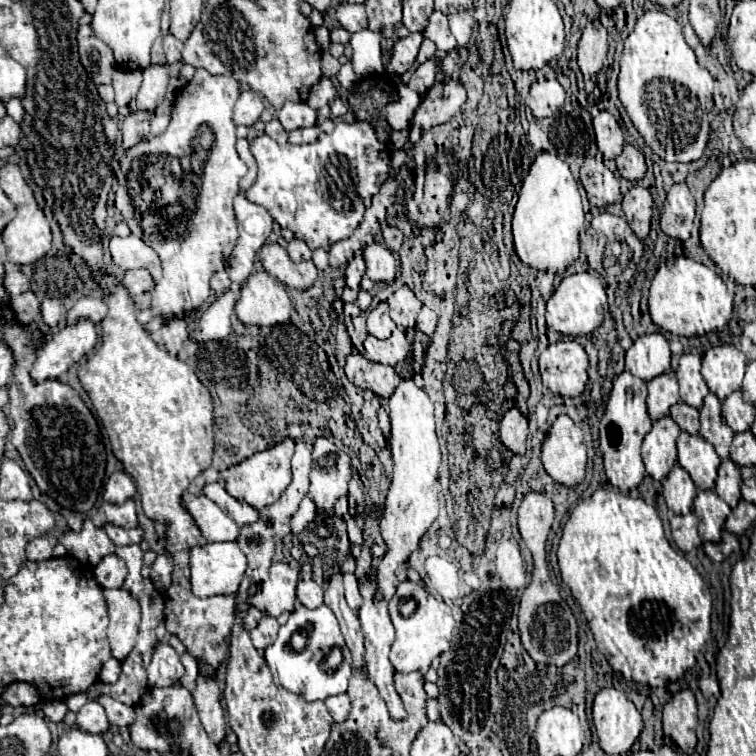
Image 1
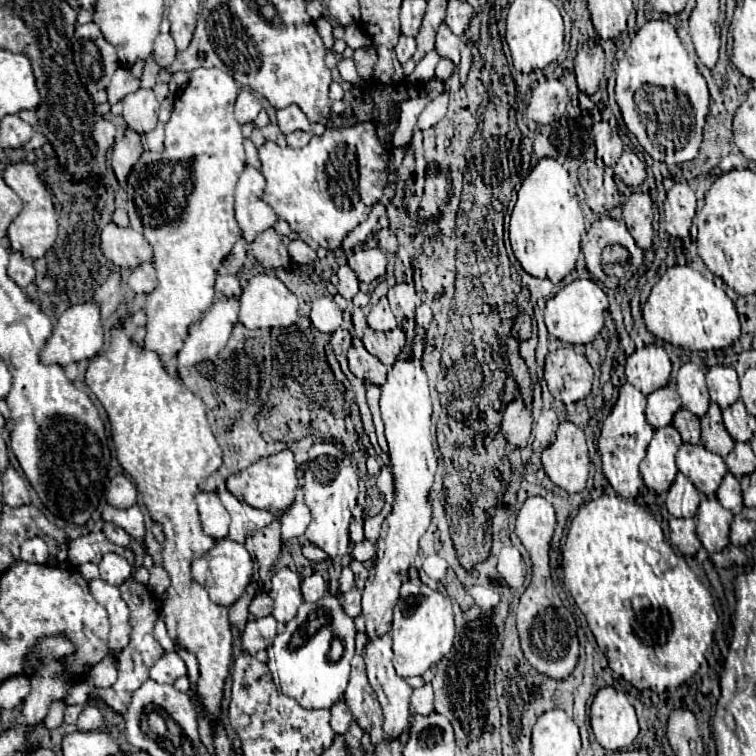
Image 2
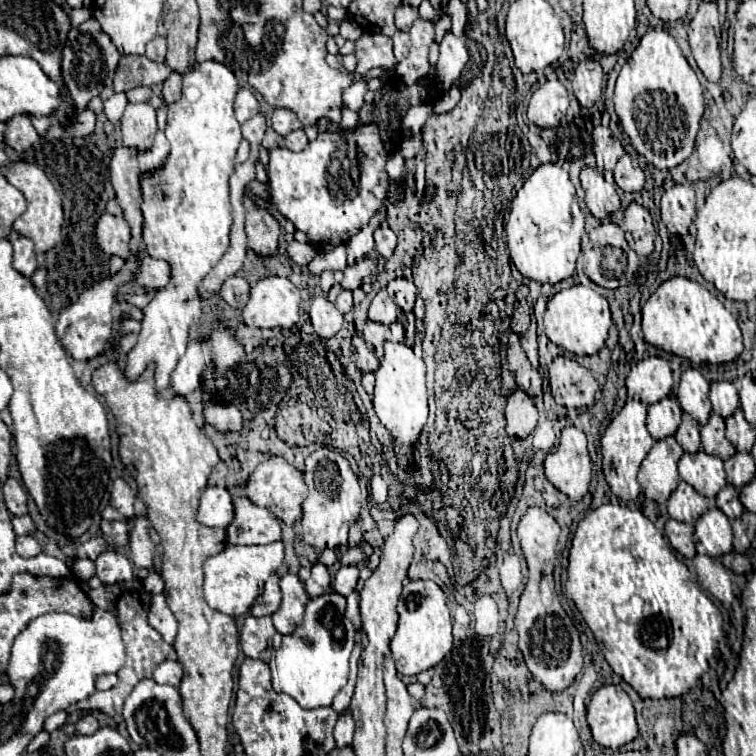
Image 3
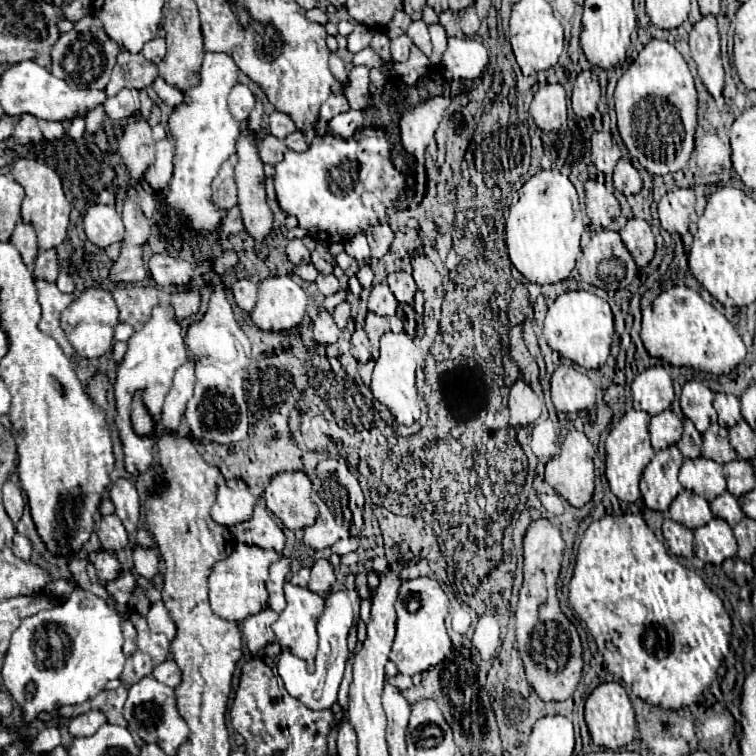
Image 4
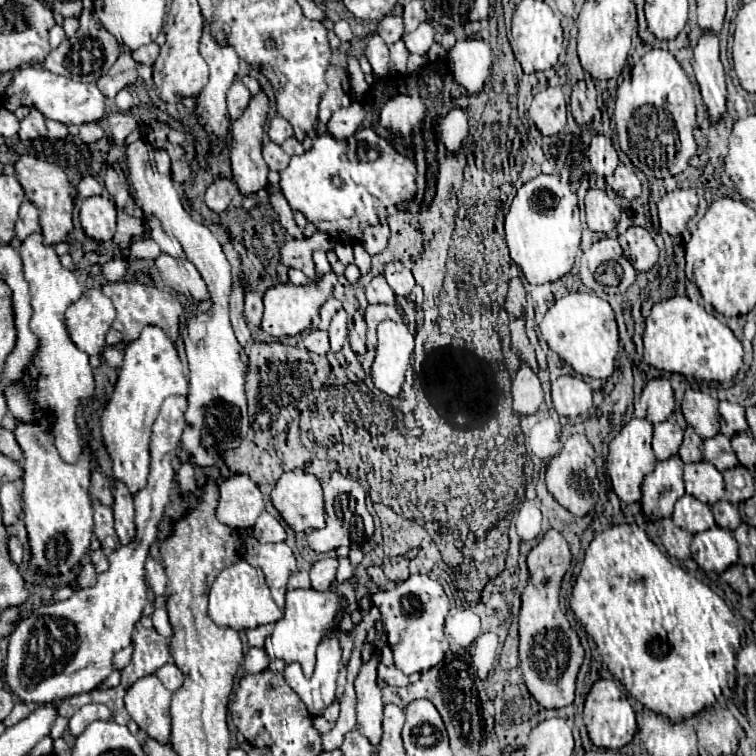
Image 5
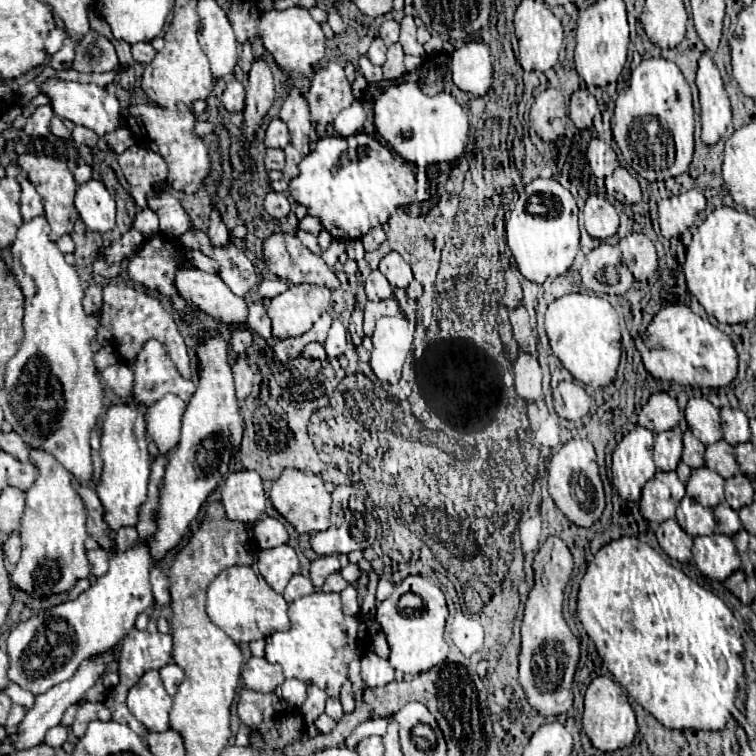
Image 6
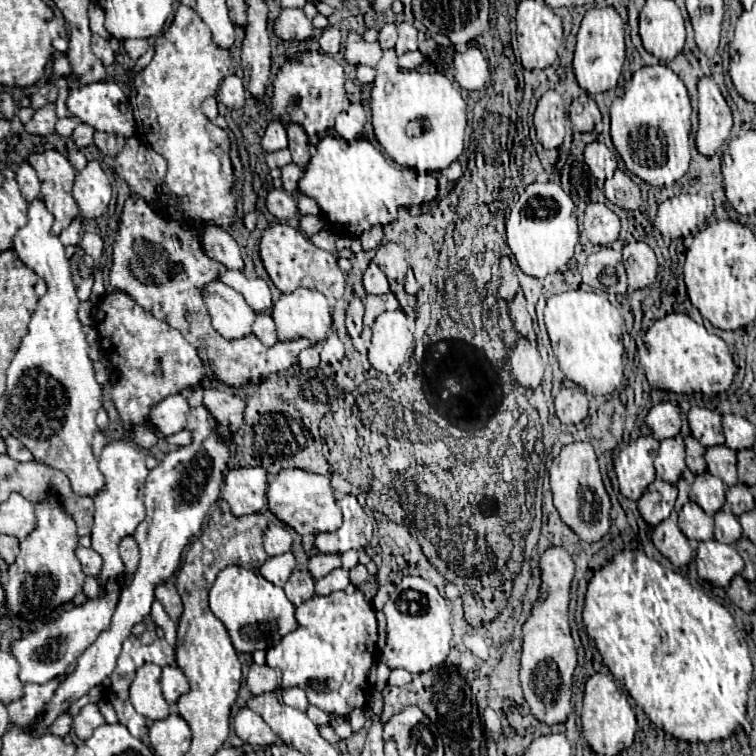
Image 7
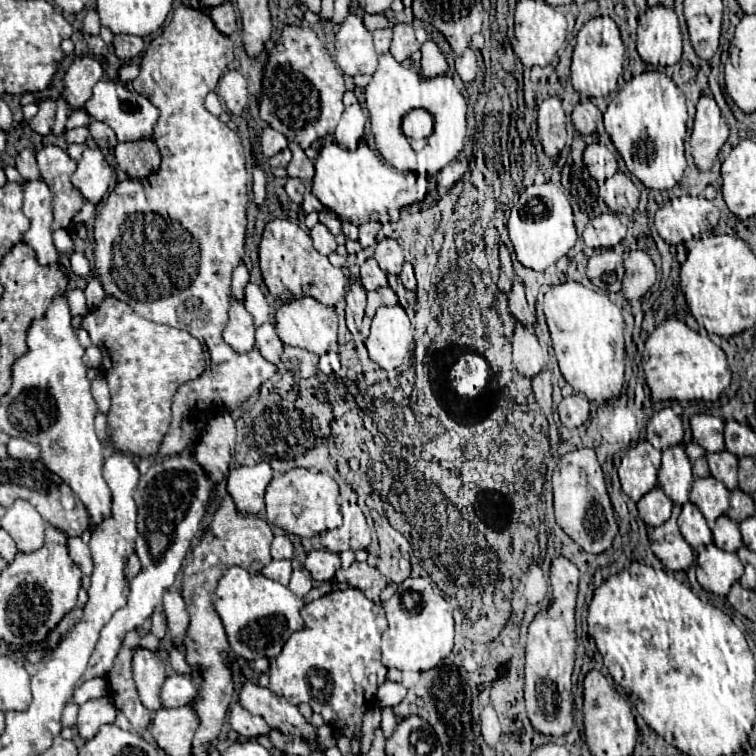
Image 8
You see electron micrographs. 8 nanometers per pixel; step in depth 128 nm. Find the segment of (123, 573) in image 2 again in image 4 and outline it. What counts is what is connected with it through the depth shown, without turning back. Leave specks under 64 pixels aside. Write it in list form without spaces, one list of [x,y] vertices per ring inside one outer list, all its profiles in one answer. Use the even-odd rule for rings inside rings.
[[[100,550],[94,560],[94,568],[96,568],[100,580],[110,582],[110,580],[114,580],[114,576],[118,576],[118,572],[122,572],[122,562],[116,558],[114,552]]]

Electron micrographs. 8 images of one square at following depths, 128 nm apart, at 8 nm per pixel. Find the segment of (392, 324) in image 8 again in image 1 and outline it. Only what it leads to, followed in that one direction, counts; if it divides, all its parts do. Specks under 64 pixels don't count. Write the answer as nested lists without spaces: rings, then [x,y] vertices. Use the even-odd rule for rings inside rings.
[[[402,380],[396,392],[388,398],[390,408],[390,450],[394,460],[392,484],[386,496],[386,508],[380,522],[382,538],[388,546],[386,556],[382,558],[376,570],[378,594],[390,600],[396,592],[394,570],[408,560],[408,556],[418,548],[418,540],[438,518],[438,464],[440,464],[440,446],[434,428],[434,406],[428,394],[416,386],[414,380]]]

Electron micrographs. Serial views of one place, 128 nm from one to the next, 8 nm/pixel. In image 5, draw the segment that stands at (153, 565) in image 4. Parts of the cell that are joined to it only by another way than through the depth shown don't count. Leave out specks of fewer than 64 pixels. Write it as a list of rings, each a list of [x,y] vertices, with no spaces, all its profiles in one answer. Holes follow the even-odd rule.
[[[152,556],[146,558],[146,580],[148,580],[148,586],[154,590],[154,594],[164,594],[166,592],[166,584],[168,584],[168,578],[166,578],[166,572],[162,568],[162,564],[158,560],[154,560]]]

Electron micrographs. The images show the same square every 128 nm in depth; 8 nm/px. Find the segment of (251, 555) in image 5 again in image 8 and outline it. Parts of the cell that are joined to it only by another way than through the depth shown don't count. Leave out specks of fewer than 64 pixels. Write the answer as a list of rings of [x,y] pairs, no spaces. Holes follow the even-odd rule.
[[[272,560],[268,566],[264,566],[262,574],[266,578],[272,578],[272,580],[276,580],[276,582],[280,582],[280,584],[286,586],[288,580],[290,580],[290,574],[292,574],[290,560]]]

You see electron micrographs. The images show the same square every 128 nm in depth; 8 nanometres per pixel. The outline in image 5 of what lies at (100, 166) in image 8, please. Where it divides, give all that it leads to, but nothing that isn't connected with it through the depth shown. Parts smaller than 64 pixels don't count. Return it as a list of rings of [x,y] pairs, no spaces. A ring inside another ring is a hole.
[[[92,196],[82,200],[80,222],[88,238],[96,242],[110,242],[116,232],[116,206],[104,196]]]

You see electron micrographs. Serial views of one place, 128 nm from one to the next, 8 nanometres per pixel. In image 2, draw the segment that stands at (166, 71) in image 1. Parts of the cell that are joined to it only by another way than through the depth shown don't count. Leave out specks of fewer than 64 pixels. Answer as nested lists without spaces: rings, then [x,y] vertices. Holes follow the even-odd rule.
[[[140,88],[138,92],[128,94],[122,100],[122,106],[124,106],[122,116],[124,116],[126,124],[130,128],[134,128],[136,132],[146,134],[156,128],[160,104],[158,104],[152,88]]]

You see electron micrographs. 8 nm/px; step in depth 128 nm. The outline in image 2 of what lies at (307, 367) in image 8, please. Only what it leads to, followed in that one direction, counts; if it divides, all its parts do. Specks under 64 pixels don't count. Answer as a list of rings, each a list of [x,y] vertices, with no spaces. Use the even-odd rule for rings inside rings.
[[[332,296],[318,298],[312,302],[312,312],[310,312],[312,324],[326,334],[332,334],[340,324],[342,324],[342,310],[334,302]]]

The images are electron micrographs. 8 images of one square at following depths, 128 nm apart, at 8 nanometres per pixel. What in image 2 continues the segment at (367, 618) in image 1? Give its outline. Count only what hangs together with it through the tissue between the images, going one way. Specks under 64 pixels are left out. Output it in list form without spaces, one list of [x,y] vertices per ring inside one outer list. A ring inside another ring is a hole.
[[[386,632],[386,636],[374,638],[366,644],[366,668],[368,668],[368,680],[378,694],[378,700],[382,704],[384,712],[384,734],[386,738],[398,738],[408,728],[408,716],[410,716],[410,696],[412,688],[396,674],[392,666],[392,632]]]

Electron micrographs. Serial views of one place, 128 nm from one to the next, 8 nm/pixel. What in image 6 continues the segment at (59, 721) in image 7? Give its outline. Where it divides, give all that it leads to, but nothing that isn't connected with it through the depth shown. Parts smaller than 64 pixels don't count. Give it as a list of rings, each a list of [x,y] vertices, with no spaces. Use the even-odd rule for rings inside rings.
[[[54,726],[46,732],[46,738],[44,738],[44,744],[50,744],[52,748],[58,748],[66,742],[66,728],[64,726]]]

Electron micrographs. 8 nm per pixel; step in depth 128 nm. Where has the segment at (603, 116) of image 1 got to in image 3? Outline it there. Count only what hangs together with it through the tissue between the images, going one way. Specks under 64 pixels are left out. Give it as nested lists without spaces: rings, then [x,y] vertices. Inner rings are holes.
[[[596,126],[592,132],[592,138],[594,138],[594,154],[596,154],[598,168],[612,170],[614,164],[618,162],[618,158],[624,156],[620,140],[614,138],[610,128],[606,128],[606,126]]]

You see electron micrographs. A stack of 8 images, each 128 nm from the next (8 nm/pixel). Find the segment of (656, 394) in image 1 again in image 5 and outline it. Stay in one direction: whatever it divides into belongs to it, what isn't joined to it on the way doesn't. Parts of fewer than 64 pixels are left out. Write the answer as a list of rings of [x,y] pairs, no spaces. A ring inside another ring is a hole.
[[[664,420],[662,424],[654,424],[652,448],[658,460],[666,460],[678,454],[680,444],[682,444],[682,428],[674,420]]]

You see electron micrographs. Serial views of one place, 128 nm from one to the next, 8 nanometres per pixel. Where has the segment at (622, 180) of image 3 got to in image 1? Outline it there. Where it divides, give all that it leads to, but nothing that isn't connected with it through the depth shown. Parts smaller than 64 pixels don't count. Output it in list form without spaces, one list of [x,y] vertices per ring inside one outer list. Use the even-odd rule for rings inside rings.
[[[624,144],[624,150],[622,154],[616,158],[616,164],[618,164],[618,172],[622,178],[626,180],[640,180],[644,174],[646,174],[646,162],[644,162],[644,154],[634,148],[632,144]]]

